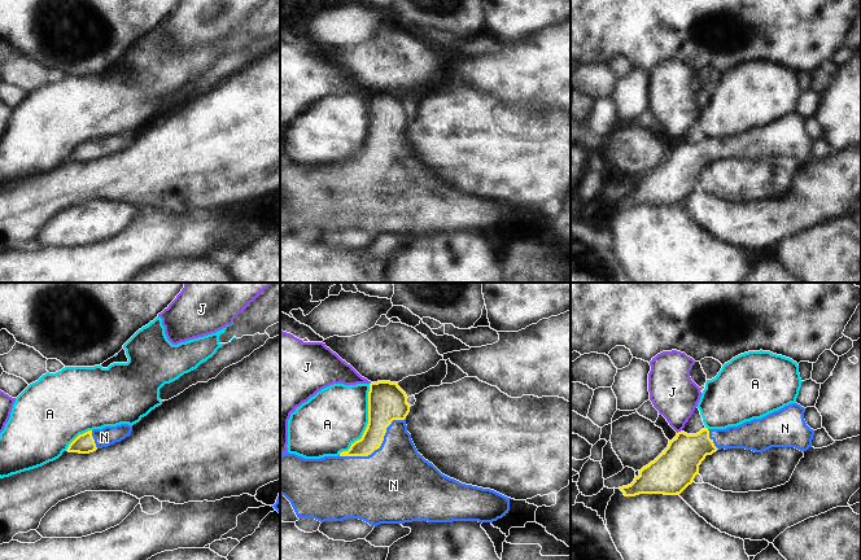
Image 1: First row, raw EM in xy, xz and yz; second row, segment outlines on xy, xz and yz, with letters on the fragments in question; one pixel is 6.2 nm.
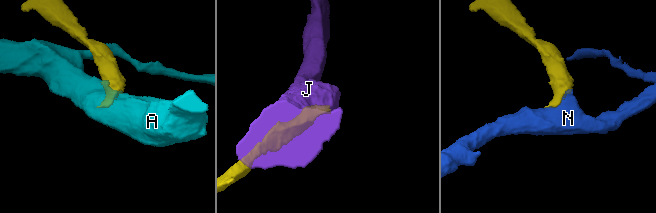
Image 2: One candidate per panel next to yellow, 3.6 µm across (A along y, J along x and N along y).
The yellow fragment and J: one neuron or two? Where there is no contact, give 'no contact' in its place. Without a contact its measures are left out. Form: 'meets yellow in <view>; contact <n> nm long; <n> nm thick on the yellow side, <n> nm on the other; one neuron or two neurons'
meets yellow in yz; contact 30 nm long; 260 nm thick on the yellow side, 280 nm on the other; two neurons

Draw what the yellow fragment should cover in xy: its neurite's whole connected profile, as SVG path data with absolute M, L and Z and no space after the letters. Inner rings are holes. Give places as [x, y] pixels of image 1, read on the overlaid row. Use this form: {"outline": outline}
{"outline": "M121 424L117 426L105 426L102 429L88 430L79 434L67 447L69 452L89 454L97 449L108 447L128 437L132 426Z"}

